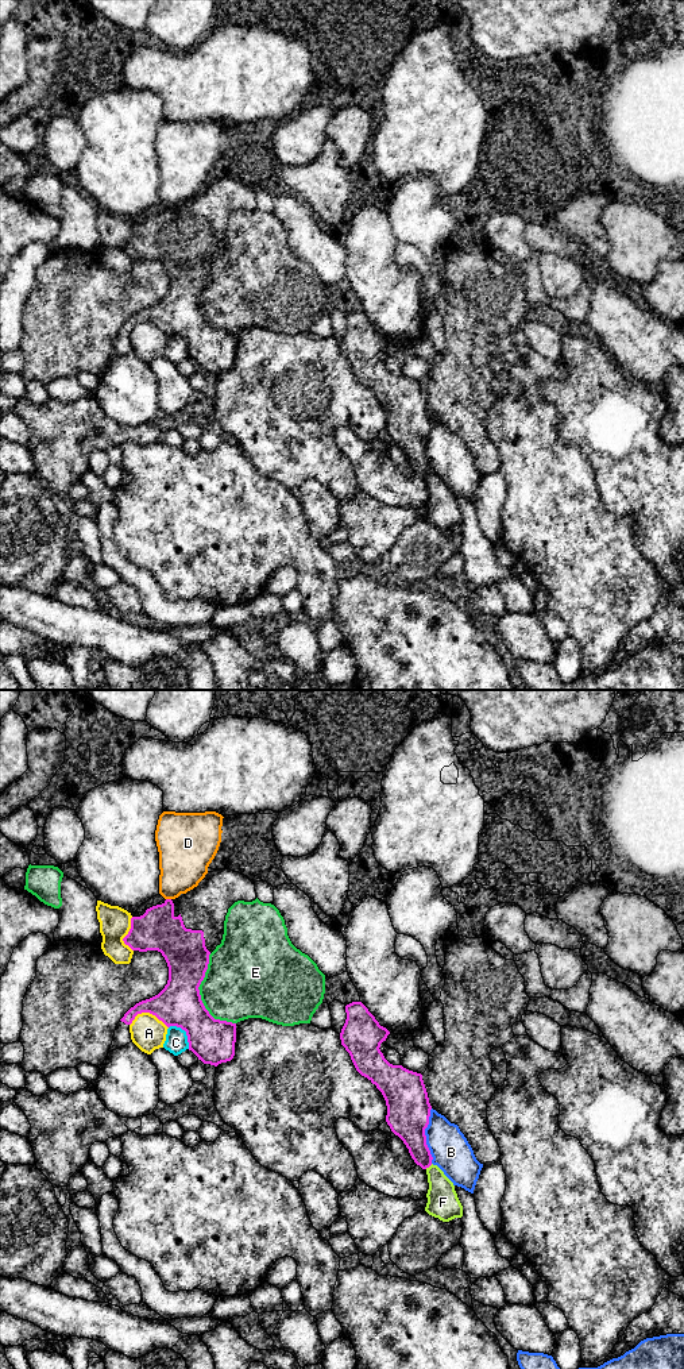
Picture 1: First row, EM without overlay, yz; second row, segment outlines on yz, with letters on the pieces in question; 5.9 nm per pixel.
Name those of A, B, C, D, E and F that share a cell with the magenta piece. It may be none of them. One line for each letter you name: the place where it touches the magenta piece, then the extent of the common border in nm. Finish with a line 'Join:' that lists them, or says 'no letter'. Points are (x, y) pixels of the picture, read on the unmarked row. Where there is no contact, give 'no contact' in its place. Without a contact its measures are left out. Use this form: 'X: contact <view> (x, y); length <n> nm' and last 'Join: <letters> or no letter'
F: contact yz (428, 475); length 50 nm
Join: F

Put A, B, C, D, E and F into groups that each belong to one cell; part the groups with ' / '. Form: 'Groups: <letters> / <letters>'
Groups: A / B / C / D / E / F

